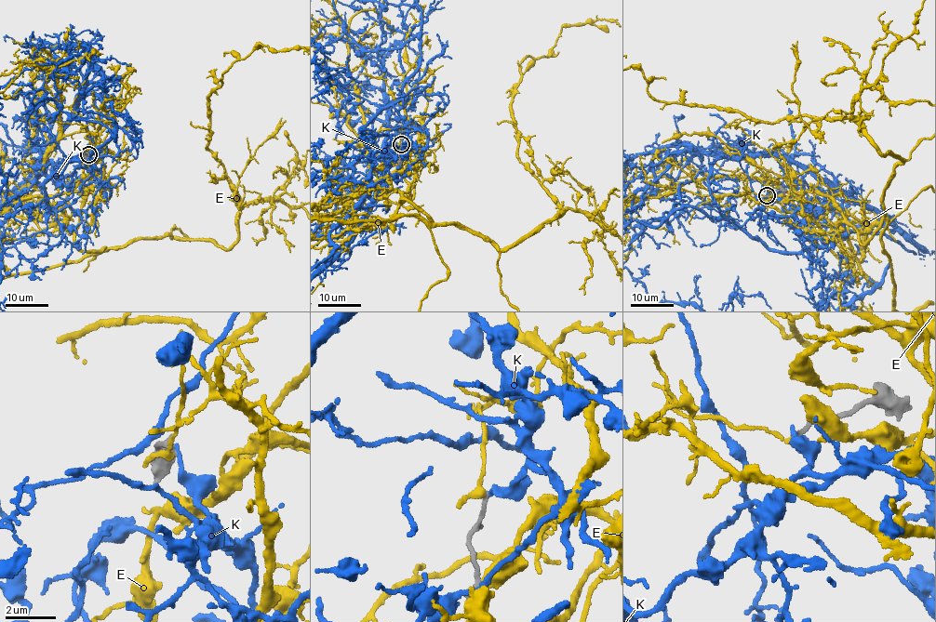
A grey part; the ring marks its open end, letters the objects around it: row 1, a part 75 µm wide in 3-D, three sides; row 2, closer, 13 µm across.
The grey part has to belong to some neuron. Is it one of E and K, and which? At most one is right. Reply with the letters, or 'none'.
none

